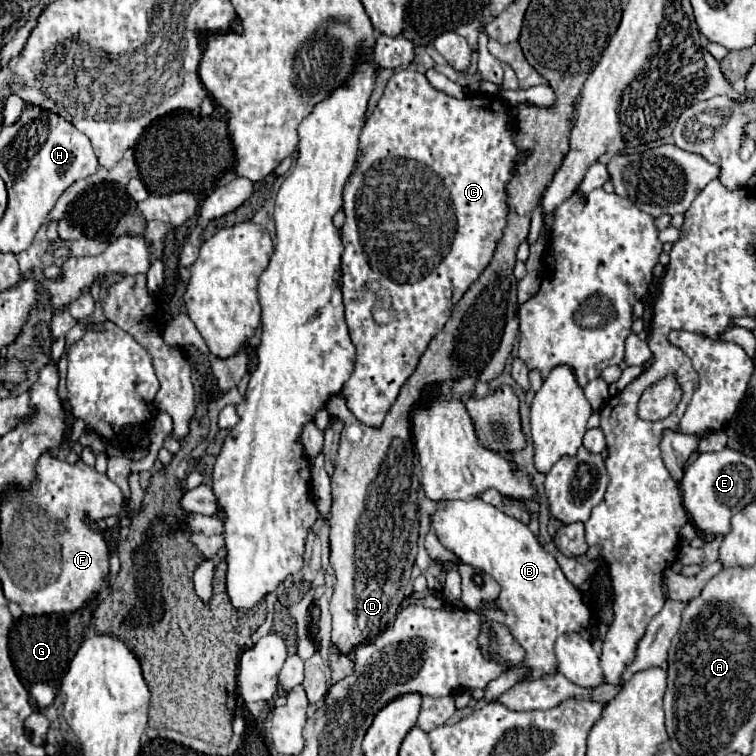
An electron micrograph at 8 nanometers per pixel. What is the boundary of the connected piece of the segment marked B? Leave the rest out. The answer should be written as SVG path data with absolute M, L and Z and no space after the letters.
M473 497L469 501L437 501L437 505L439 509L431 515L431 531L437 535L441 545L453 551L465 563L477 565L501 585L501 595L495 601L497 611L493 611L493 607L479 611L485 617L479 645L487 649L489 627L493 621L501 621L527 651L521 663L531 667L531 675L527 679L553 673L557 669L557 659L553 653L555 639L561 633L581 631L581 627L589 625L591 619L591 613L577 587L565 581L555 557L541 547L525 523L505 515L497 507L485 503L481 497Z

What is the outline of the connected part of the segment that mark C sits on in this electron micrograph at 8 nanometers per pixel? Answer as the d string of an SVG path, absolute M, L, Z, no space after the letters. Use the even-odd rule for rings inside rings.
M403 69L403 71L397 71L389 79L389 83L383 91L383 97L379 99L375 111L369 115L369 119L365 121L365 125L361 129L355 169L353 169L349 181L345 183L345 191L343 191L343 211L347 215L347 221L341 229L341 239L343 239L343 245L345 245L345 253L343 253L343 259L341 259L343 303L345 303L347 325L349 325L349 331L351 331L351 341L357 349L357 361L355 361L355 369L353 369L349 381L343 385L341 395L347 399L347 407L353 411L353 415L359 421L363 421L365 425L379 427L383 423L389 407L393 405L393 401L399 395L399 389L403 387L403 383L409 379L409 375L417 367L417 361L421 359L421 353L427 349L433 335L437 335L443 329L445 321L449 319L449 313L453 311L453 305L463 297L465 289L469 289L469 285L483 273L485 265L489 265L489 261L493 257L495 245L501 239L501 233L503 233L503 227L505 227L505 217L507 217L505 185L513 175L515 161L519 161L519 157L521 157L519 149L513 143L515 127L511 127L511 125L513 125L511 115L507 113L507 107L499 97L495 97L495 95L471 95L467 99L455 99L455 97L449 97L449 95L437 91L435 87L431 87L423 73ZM369 279L379 279L381 289L373 291L367 285ZM379 295L393 295L395 317L387 325L377 325L373 321L373 315L371 315L373 305L375 305Z

